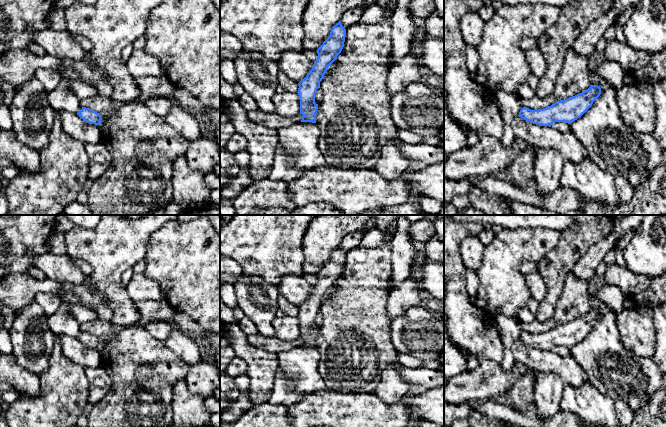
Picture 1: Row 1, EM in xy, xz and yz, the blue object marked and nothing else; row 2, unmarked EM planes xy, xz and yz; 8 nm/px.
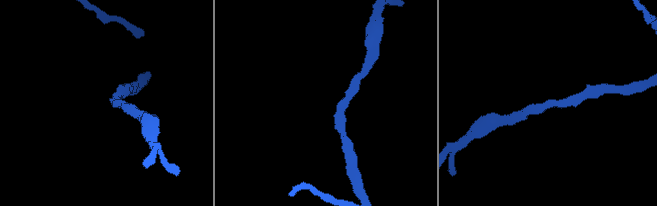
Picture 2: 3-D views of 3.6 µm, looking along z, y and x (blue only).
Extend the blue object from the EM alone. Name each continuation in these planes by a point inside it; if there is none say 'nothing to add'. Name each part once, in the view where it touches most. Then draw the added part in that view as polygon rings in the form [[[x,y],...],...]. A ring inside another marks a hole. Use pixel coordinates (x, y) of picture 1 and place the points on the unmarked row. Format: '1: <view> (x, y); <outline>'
nothing to add

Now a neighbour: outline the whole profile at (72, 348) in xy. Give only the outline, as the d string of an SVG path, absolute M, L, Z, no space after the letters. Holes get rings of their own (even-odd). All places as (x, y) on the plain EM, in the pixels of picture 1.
M56 334L56 338L60 341L63 354L73 363L84 368L101 366L100 349L89 348L81 343L77 337L67 334Z

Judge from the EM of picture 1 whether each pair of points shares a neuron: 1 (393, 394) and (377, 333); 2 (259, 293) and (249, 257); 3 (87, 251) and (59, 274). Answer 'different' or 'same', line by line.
1: different
2: different
3: different

